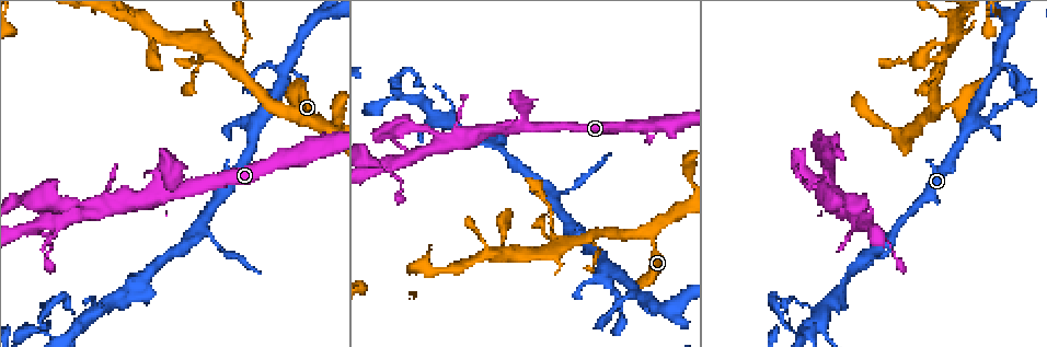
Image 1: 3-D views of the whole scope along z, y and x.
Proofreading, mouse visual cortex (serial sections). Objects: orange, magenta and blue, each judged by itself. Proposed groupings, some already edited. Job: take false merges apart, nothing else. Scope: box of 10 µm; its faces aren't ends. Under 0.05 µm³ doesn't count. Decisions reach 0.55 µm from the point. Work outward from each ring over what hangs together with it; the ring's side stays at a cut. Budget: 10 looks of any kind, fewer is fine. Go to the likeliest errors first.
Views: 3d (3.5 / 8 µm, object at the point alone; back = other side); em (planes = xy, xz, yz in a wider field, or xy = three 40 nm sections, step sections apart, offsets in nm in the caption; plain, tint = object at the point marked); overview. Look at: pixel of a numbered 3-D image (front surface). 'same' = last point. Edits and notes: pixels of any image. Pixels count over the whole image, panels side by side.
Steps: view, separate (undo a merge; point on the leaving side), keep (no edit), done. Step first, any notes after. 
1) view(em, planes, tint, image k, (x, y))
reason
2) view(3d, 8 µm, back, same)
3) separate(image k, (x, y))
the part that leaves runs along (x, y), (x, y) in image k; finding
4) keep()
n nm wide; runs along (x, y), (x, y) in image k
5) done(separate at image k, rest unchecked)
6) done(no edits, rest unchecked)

view(3d, 3.5 µm, back, image 1, (567, 243))
abrupt turn

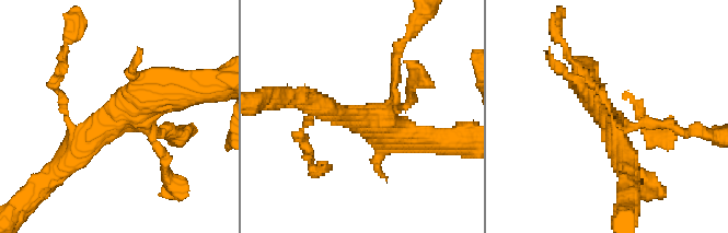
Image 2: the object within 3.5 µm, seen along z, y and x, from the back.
view(em, xy, step 2, tint, image 2, (609, 116))
now the EM

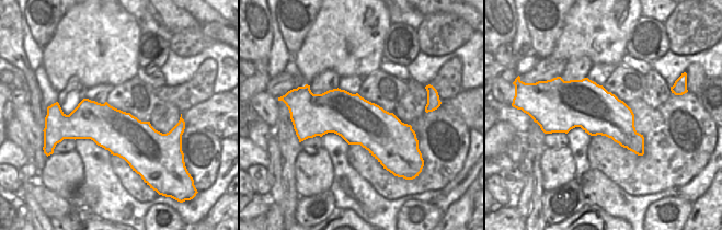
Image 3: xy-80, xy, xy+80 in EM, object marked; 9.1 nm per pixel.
keep()
420 nm wide; runs along (62, 164), (133, 104), (180, 90) in image 2; all the same cell

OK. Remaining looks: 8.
view(3d, 3.5 µm, image 1, (508, 253))
sharp bend

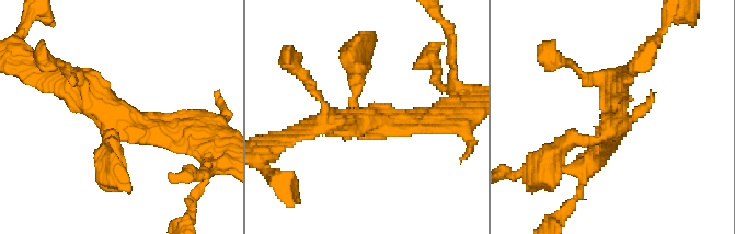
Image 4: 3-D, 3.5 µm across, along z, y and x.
view(em, xy, step 3, tint, image 4, (121, 121))
3 arms; arms of 200, 300, 350 nm

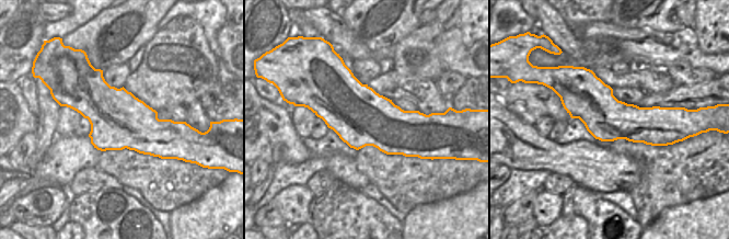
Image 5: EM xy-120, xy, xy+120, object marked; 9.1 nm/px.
keep()
runs along (193, 132), (133, 129), (58, 82) in image 4; continuous, no second cell

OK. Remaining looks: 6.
view(3d, 8 µm, image 1, (899, 229))
two arms in line, one across

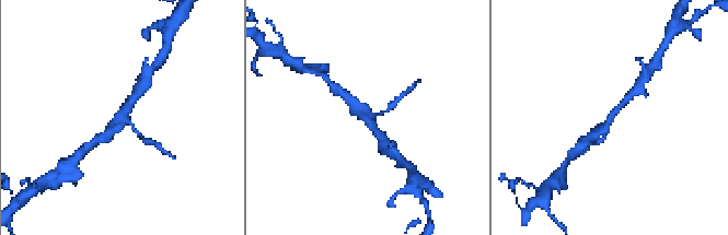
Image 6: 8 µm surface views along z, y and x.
view(3d, 3.5 µm, same)
zoom in

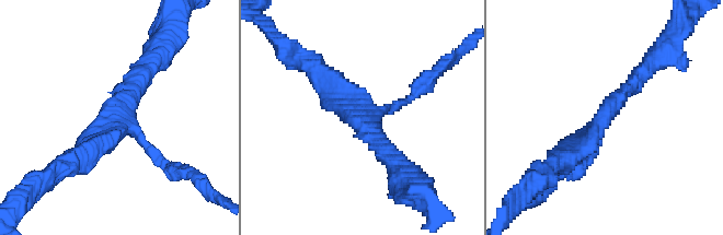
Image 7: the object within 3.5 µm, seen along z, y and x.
keep()
runs along (649, 67), (587, 140), (562, 157) in image 7; continuous, no second cell

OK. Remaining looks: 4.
view(3d, 3.5 µm, image 1, (791, 329))

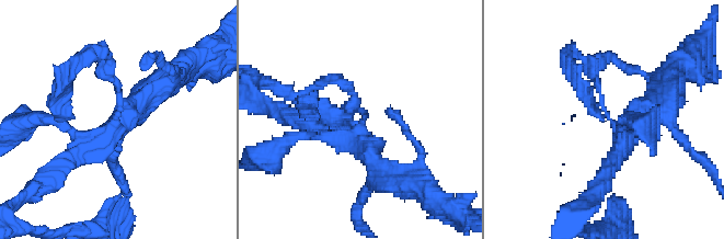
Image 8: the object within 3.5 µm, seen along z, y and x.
view(em, planes, tint, image 8, (362, 120))
3 arms; arms of 150, 250, 300 nm

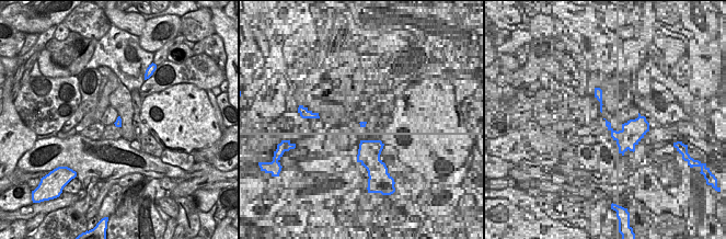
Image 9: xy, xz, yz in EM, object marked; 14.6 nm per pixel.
keep()
runs along (664, 106), (617, 126), (581, 56) in image 8; continuous, no second cell

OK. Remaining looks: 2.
done(no edits, rest unchecked)

